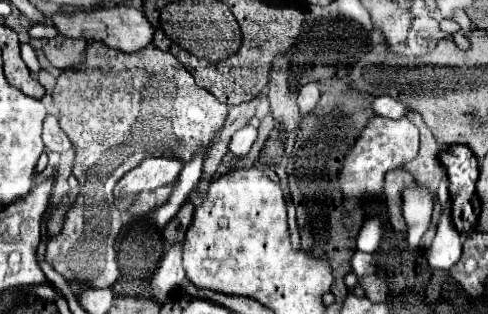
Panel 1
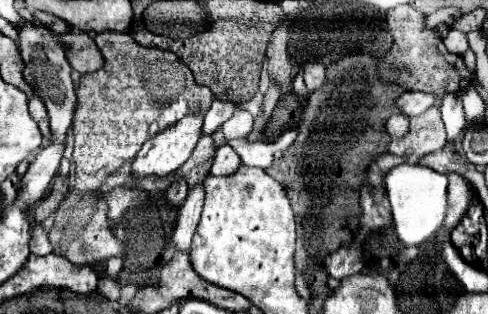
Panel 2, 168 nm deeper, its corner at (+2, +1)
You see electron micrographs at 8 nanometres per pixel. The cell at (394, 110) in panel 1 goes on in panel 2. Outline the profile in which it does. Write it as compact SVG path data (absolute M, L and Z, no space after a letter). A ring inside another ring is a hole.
M404 93L398 97L396 105L400 107L400 111L406 115L406 117L414 117L414 115L420 115L424 113L428 107L436 105L436 95L434 93Z

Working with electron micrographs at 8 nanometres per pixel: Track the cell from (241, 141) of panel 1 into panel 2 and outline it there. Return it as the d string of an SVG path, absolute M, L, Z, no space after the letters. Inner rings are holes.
M238 109L238 111L222 125L222 131L224 131L226 139L246 137L246 135L252 131L252 123L254 123L254 117L252 117L248 111Z

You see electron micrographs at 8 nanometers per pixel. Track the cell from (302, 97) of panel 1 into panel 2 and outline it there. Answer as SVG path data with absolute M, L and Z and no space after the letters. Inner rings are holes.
M310 61L304 67L304 83L308 91L318 89L324 83L324 63L322 61Z

